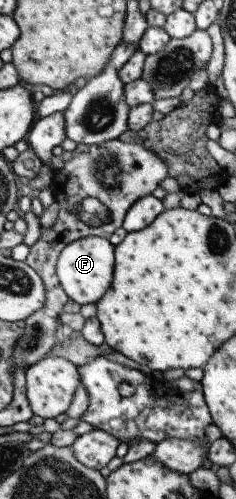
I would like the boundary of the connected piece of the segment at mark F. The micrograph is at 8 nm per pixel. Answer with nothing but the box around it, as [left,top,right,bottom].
[55,237,113,304]

